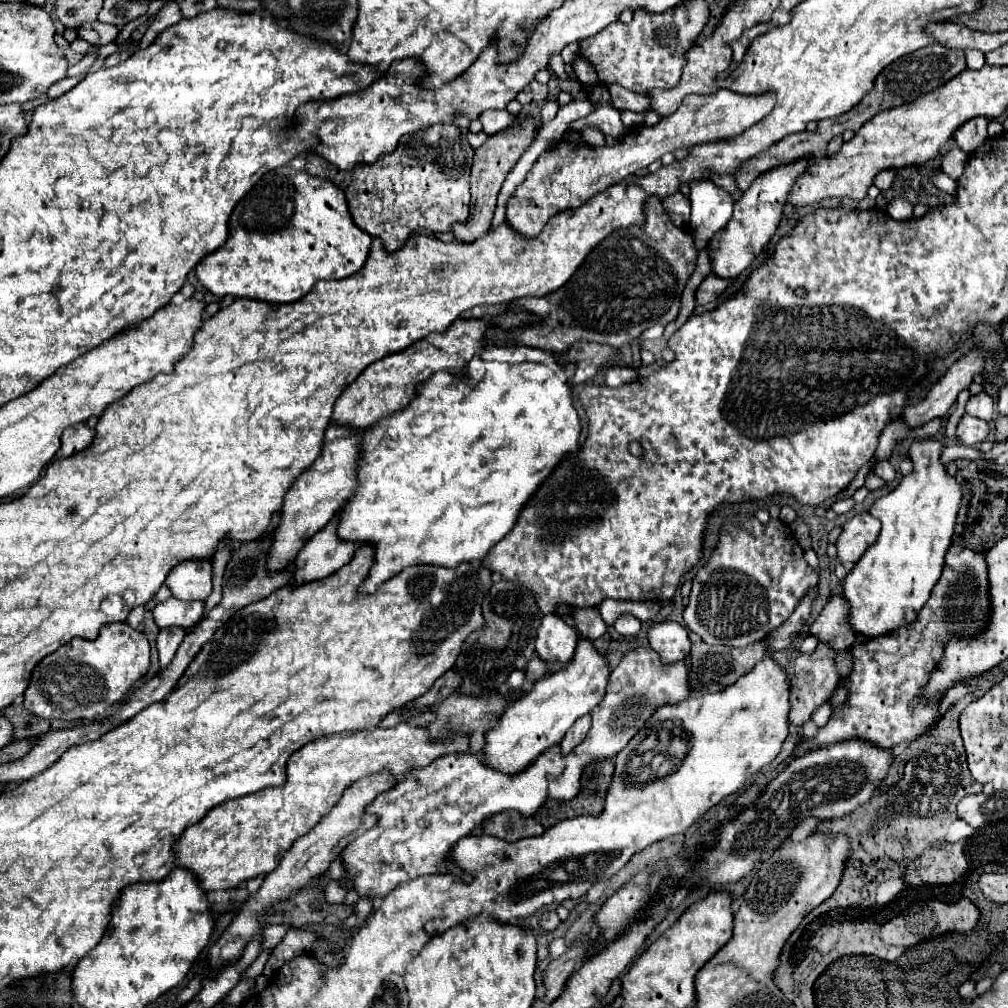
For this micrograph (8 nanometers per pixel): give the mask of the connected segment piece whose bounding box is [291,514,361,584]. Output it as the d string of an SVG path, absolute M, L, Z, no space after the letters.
M335 514L323 530L319 530L315 536L307 540L307 544L297 554L295 578L291 580L291 584L303 584L325 578L353 558L361 542L339 538L337 526L339 518Z

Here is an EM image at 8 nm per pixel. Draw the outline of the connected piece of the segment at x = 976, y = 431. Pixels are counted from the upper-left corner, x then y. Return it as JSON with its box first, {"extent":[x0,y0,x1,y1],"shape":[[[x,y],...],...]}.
{"extent":[957,414,991,446],"shape":[[[963,414],[959,426],[957,426],[957,438],[965,444],[965,446],[971,446],[971,444],[979,444],[983,440],[987,440],[987,436],[991,434],[991,424],[981,420],[981,418],[975,418],[975,416],[969,416],[969,414]]]}

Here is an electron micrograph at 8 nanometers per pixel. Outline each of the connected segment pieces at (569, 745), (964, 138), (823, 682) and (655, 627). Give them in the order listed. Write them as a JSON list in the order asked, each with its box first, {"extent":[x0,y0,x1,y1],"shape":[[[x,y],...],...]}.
[{"extent":[561,714,591,752],"shape":[[[587,714],[587,716],[583,716],[583,718],[577,718],[575,720],[575,724],[571,726],[571,730],[567,730],[567,734],[565,734],[565,738],[563,738],[563,742],[561,742],[561,752],[571,752],[579,742],[583,742],[583,738],[587,736],[587,732],[589,732],[589,728],[591,728],[591,716]]]},{"extent":[953,116,989,154],"shape":[[[983,116],[965,122],[963,128],[959,128],[957,134],[953,136],[955,142],[957,142],[957,146],[965,154],[973,154],[987,140],[987,124],[989,124],[989,120],[983,118]]]},{"extent":[789,642,839,726],"shape":[[[819,642],[815,652],[805,656],[799,654],[795,660],[795,676],[791,678],[791,712],[789,712],[789,722],[801,726],[811,718],[811,714],[827,702],[831,692],[835,690],[835,684],[839,684],[839,672],[835,670],[833,662],[833,650],[829,644]]]},{"extent":[647,620,691,664],"shape":[[[669,620],[649,624],[647,640],[649,640],[649,646],[655,652],[659,652],[659,656],[665,664],[673,664],[673,662],[687,658],[687,654],[691,650],[687,630],[681,624],[669,622]]]}]

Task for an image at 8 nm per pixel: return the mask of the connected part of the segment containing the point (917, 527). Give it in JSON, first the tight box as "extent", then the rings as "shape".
{"extent":[843,438,961,638],"shape":[[[937,438],[913,442],[909,448],[909,460],[913,464],[913,472],[903,476],[895,490],[891,490],[887,496],[879,498],[869,508],[869,514],[881,522],[881,532],[879,532],[875,544],[867,548],[867,552],[861,556],[861,560],[847,574],[845,584],[843,584],[843,596],[851,604],[849,620],[851,620],[855,632],[875,638],[875,636],[893,632],[893,630],[913,622],[915,614],[927,602],[935,582],[941,576],[943,558],[951,546],[955,516],[957,516],[957,510],[961,504],[961,486],[953,476],[949,476],[947,466],[941,464],[943,448],[945,446]]]}

